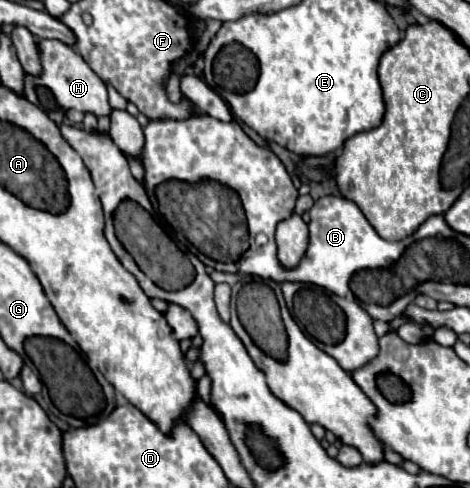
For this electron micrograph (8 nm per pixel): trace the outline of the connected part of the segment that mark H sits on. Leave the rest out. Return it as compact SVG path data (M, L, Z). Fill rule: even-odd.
M39 39L39 55L41 55L41 65L43 71L41 75L25 75L25 97L33 101L35 95L35 87L47 87L53 97L59 103L61 111L67 109L77 109L81 113L93 113L97 117L101 115L109 115L111 107L109 107L109 99L107 99L107 87L105 83L93 73L93 69L89 69L89 65L85 63L85 59L75 53L69 45L61 43L61 41L49 41L49 39Z

